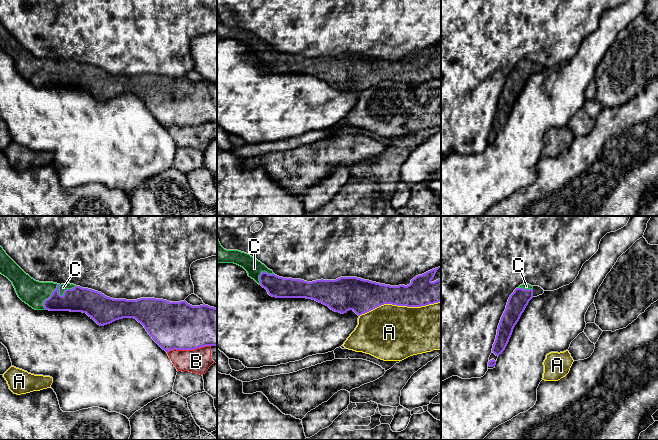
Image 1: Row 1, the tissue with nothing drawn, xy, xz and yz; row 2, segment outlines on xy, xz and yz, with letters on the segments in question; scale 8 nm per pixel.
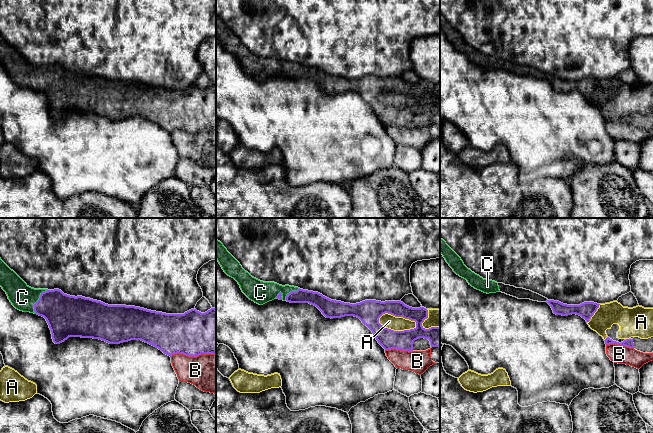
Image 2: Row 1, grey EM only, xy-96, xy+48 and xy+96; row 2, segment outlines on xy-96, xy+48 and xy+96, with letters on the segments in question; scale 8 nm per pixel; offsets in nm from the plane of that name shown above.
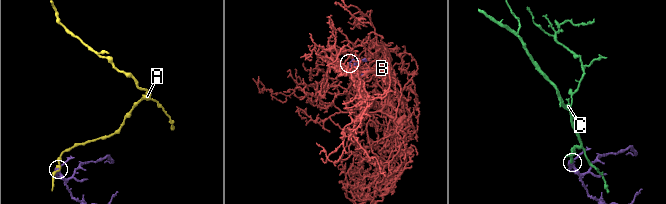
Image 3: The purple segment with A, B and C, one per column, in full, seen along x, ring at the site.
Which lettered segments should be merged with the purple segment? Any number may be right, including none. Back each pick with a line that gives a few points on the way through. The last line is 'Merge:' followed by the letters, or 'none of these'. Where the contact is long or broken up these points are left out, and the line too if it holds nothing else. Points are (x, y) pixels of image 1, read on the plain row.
Merge: C

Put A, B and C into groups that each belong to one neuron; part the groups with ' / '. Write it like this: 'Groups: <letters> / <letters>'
Groups: A / B / C

